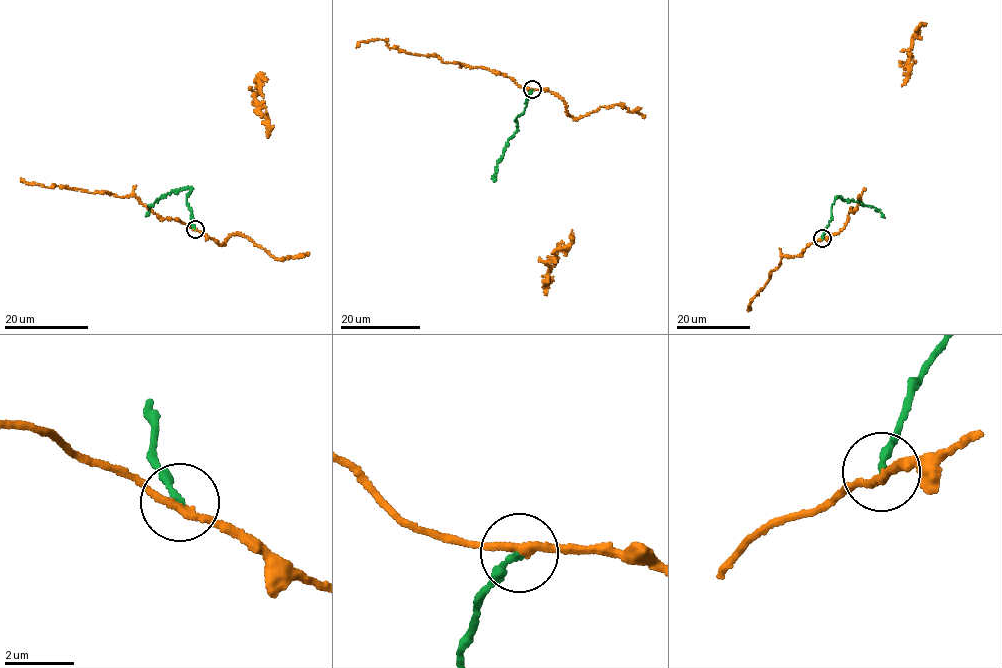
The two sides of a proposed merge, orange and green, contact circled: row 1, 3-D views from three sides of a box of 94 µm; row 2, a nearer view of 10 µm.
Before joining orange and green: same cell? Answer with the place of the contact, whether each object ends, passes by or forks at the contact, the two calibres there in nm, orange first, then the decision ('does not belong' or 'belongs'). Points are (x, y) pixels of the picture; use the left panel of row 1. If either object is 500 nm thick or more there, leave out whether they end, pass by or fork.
at (195, 229); orange passes by; green ends there; 220 nm thick on the orange side, 200 nm on the other; does not belong

